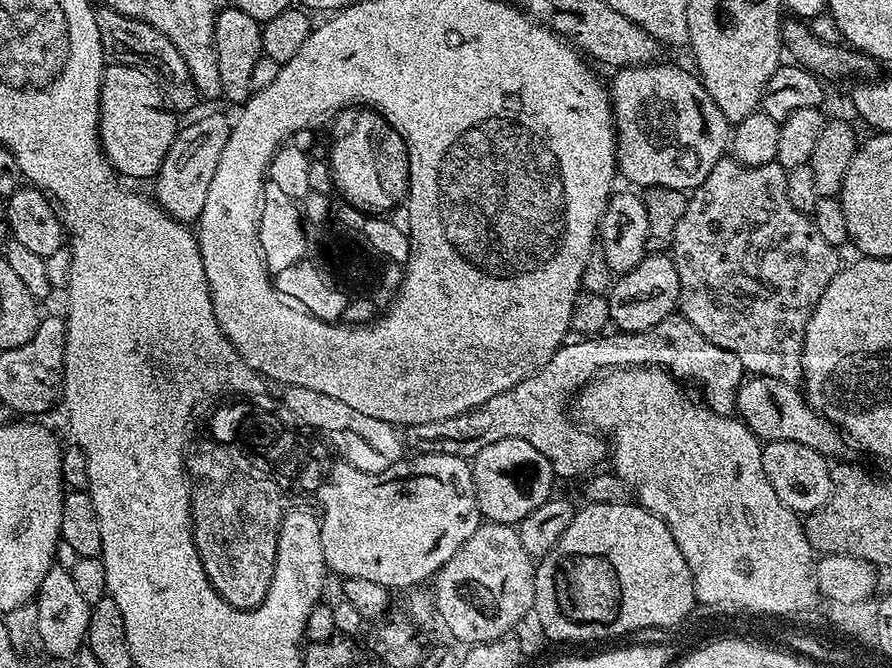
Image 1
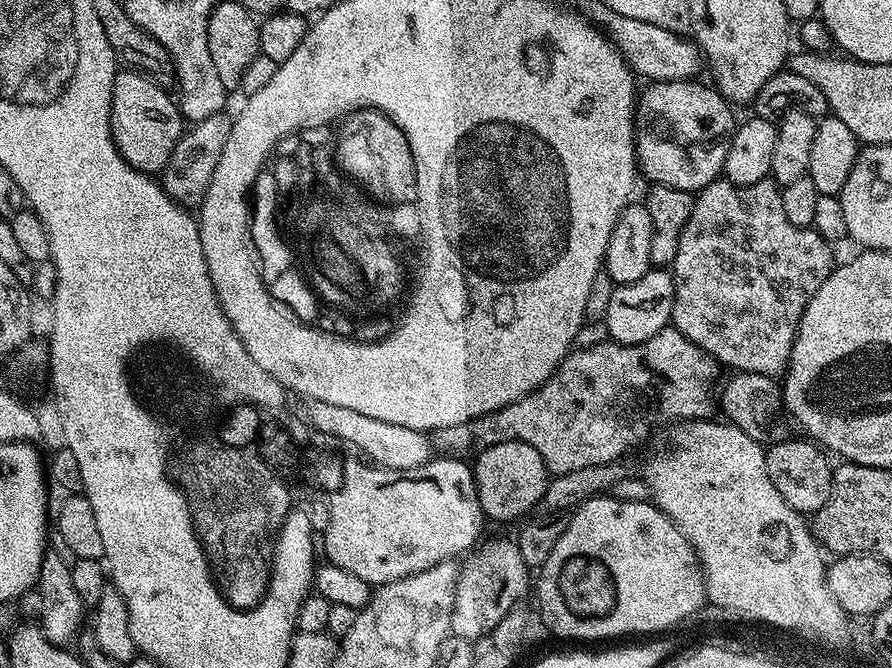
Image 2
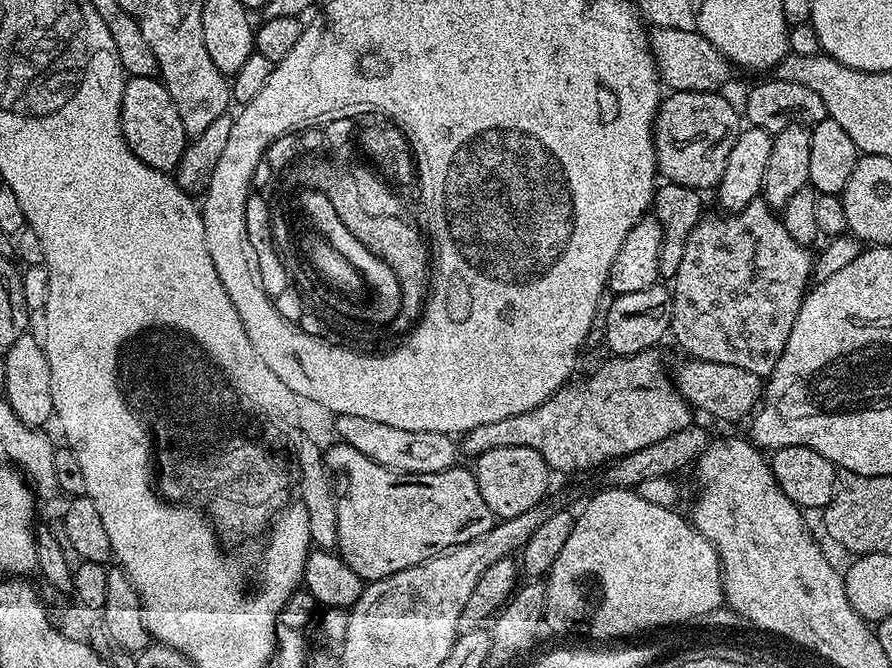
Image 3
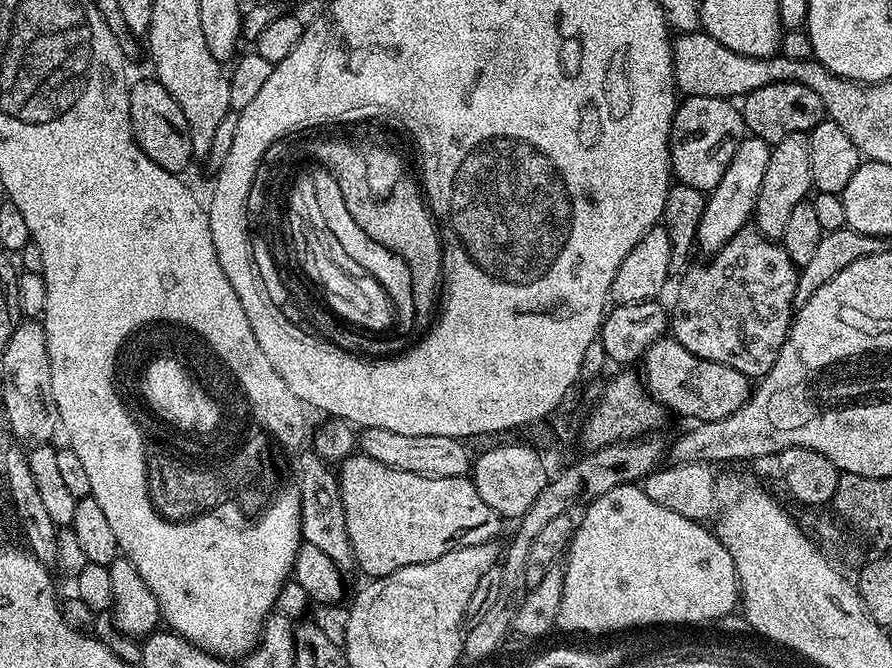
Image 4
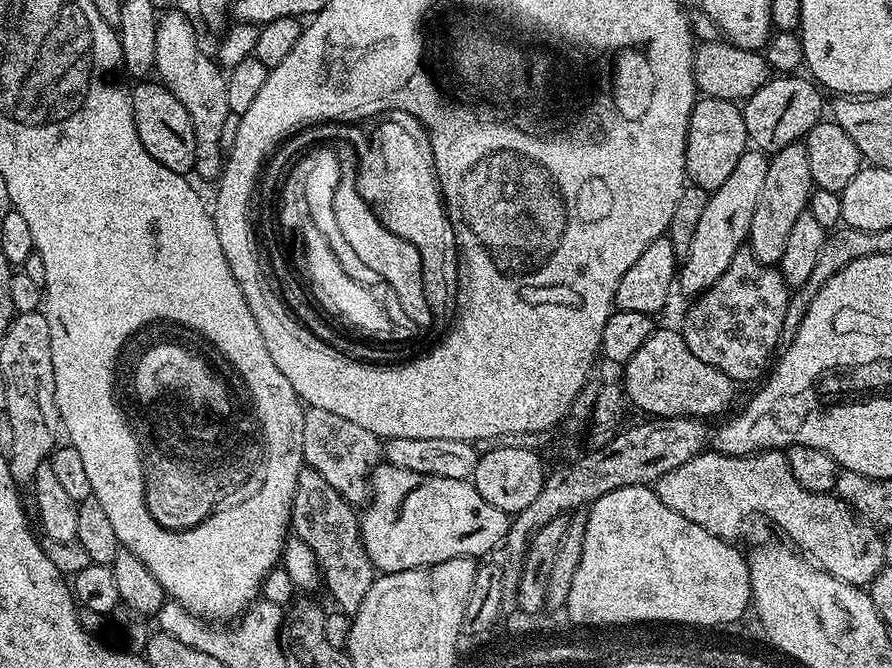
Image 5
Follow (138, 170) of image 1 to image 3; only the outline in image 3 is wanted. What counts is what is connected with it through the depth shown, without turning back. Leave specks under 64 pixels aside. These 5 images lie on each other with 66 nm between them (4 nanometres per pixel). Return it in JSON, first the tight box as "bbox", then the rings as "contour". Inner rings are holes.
{"bbox":[120,76,186,173],"contour":[[[151,76],[125,79],[120,121],[130,150],[134,150],[134,154],[142,158],[146,166],[167,173],[178,166],[186,143],[184,127],[182,118],[178,118],[178,106],[174,106],[174,98],[170,98],[159,79]]]}

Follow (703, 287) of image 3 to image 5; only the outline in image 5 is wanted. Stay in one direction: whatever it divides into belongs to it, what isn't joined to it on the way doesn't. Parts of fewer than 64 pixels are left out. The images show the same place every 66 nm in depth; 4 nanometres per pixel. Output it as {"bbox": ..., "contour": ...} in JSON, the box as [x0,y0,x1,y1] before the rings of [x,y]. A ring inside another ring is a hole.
{"bbox":[682,250,789,382],"contour":[[[751,250],[738,251],[730,266],[726,266],[726,274],[722,274],[722,278],[714,282],[714,286],[704,289],[689,303],[693,304],[689,306],[682,325],[686,346],[690,346],[690,351],[702,358],[702,362],[714,366],[714,370],[722,370],[722,374],[726,374],[734,382],[759,381],[773,363],[774,353],[778,348],[778,334],[782,330],[782,318],[786,318],[789,295],[788,283],[782,278],[779,267],[761,264]]]}

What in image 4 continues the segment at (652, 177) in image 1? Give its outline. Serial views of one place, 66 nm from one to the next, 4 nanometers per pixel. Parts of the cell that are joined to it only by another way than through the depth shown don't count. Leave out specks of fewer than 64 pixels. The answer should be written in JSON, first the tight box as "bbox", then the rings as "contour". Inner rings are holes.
{"bbox":[668,96,746,194],"contour":[[[690,96],[677,103],[672,119],[672,136],[668,139],[668,153],[672,159],[672,175],[679,183],[694,186],[699,192],[707,194],[714,186],[718,186],[718,182],[722,182],[722,174],[726,174],[726,166],[730,166],[734,150],[738,150],[740,141],[746,135],[744,113],[732,104],[735,103],[731,99],[713,96]]]}

